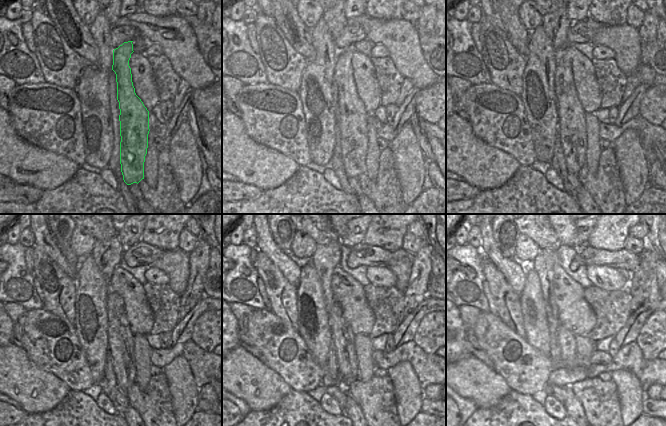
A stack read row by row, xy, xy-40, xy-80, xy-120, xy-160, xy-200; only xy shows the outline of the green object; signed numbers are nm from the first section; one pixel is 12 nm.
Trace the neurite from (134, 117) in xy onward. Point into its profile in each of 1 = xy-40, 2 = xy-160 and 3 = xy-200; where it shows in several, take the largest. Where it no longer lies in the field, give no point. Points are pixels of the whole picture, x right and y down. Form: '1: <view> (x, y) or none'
1: xy-40 (351, 117)
2: xy-160 (343, 338)
3: xy-200 (567, 341)

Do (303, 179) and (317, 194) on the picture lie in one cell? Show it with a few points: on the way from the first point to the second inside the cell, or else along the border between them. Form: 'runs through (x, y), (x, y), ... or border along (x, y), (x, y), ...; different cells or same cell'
runs through (306, 183), (313, 190); same cell

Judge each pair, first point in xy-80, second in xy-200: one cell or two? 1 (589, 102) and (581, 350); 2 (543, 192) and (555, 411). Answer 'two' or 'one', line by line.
1: two
2: two

